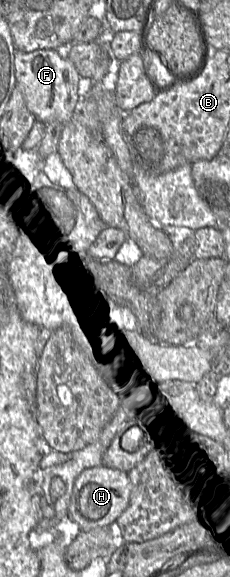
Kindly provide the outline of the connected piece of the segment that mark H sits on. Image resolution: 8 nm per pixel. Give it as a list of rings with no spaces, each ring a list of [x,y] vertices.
[[[104,465],[85,469],[75,480],[68,505],[68,516],[80,526],[81,531],[115,523],[129,505],[131,488],[128,474],[124,471]]]

